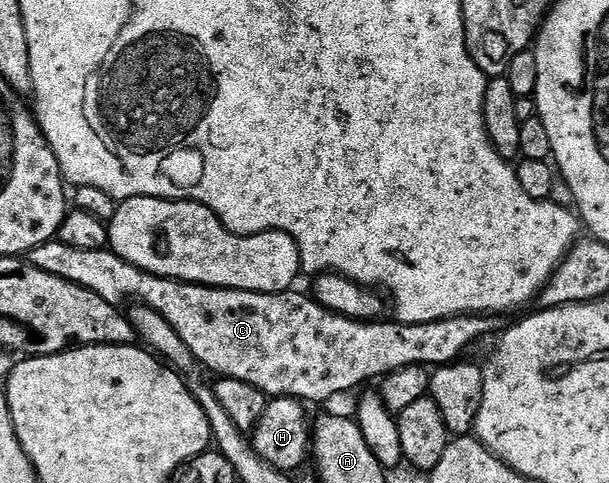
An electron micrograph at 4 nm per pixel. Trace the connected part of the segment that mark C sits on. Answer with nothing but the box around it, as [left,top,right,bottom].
[26,238,506,402]

